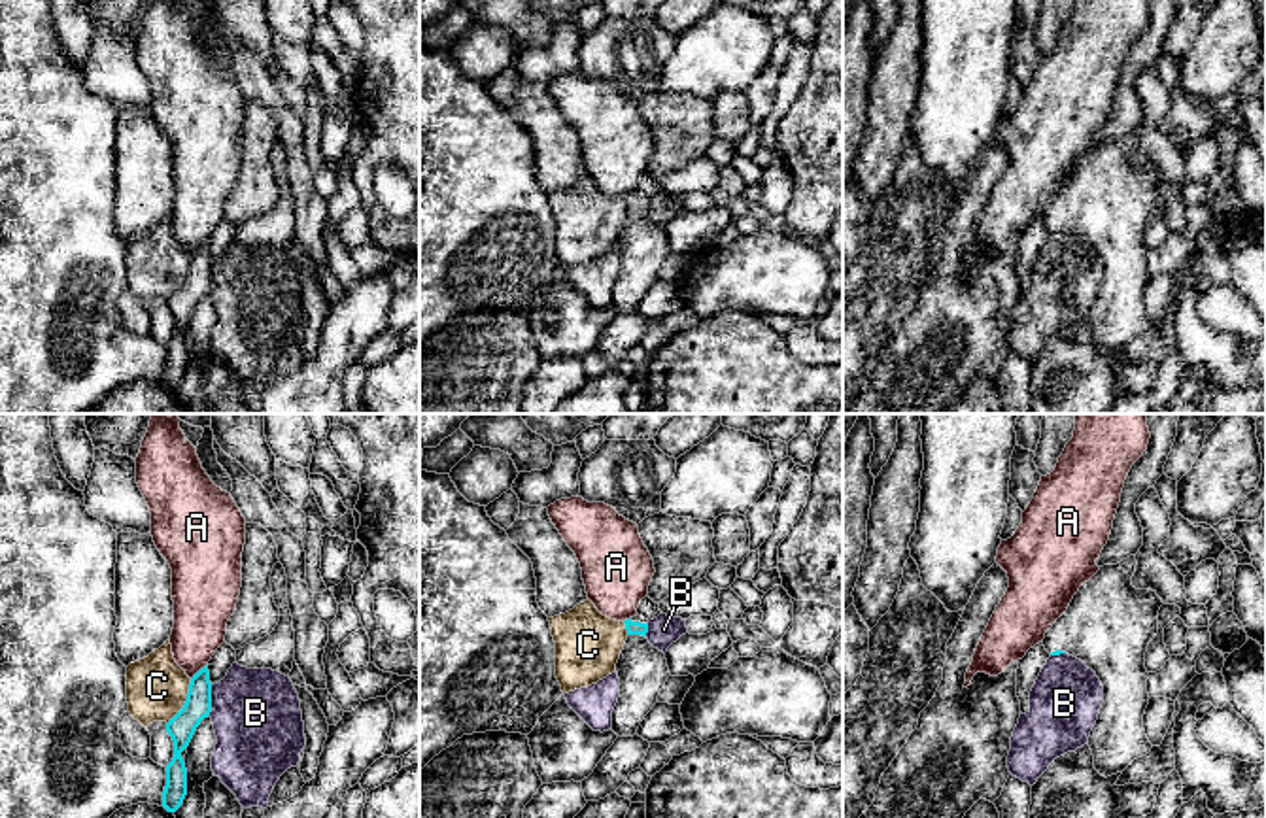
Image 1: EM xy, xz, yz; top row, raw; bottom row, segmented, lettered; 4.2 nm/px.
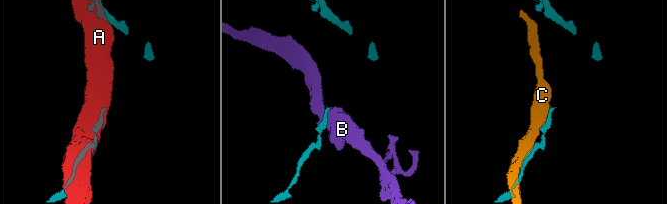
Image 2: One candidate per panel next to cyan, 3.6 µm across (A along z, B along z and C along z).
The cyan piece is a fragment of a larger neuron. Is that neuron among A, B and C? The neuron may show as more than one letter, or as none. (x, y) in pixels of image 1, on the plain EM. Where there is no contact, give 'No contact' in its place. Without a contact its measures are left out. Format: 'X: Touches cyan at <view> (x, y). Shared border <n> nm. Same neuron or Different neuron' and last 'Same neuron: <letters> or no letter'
A: Touches cyan at xy (199, 248). Shared border 100 nm. Different neuron
B: Touches cyan at xy (210, 276). Shared border 140 nm. Different neuron
C: Touches cyan at xy (186, 278). Shared border 220 nm. Different neuron
Same neuron: no letter

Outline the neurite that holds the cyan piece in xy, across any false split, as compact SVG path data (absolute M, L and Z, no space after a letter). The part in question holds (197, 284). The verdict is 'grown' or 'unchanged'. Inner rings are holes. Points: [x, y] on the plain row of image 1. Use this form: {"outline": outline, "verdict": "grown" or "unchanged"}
{"outline": "M206 242L191 255L183 285L166 300L166 308L174 317L174 334L166 342L166 363L163 368L163 383L168 389L176 389L187 372L187 346L181 329L189 323L197 304L210 289L212 259Z", "verdict": "unchanged"}

